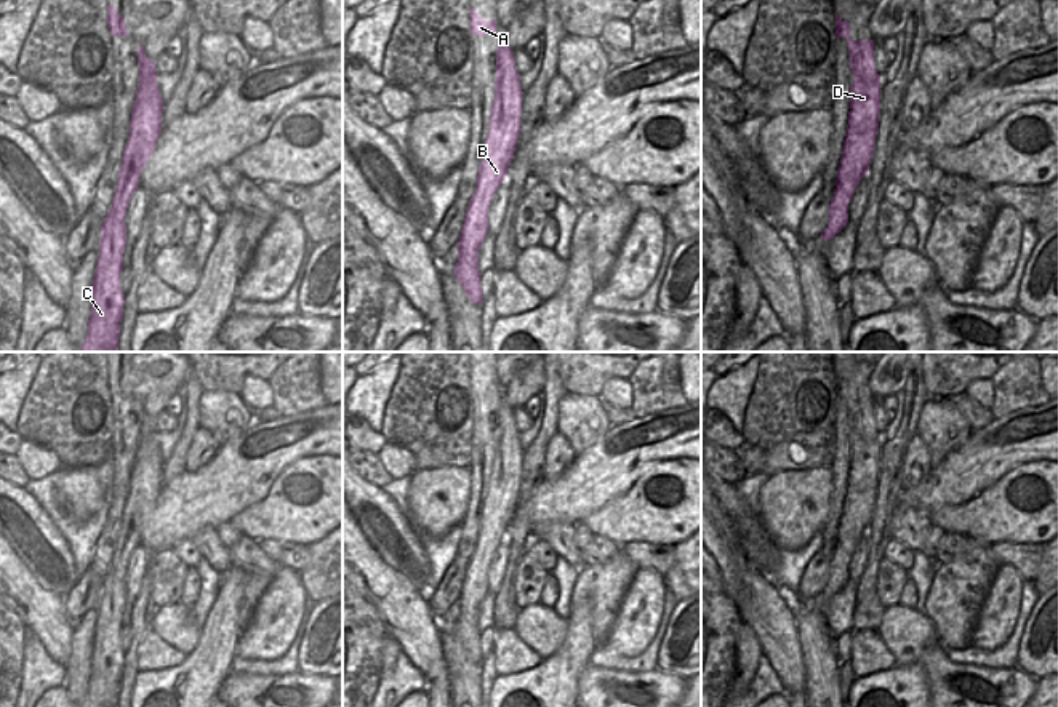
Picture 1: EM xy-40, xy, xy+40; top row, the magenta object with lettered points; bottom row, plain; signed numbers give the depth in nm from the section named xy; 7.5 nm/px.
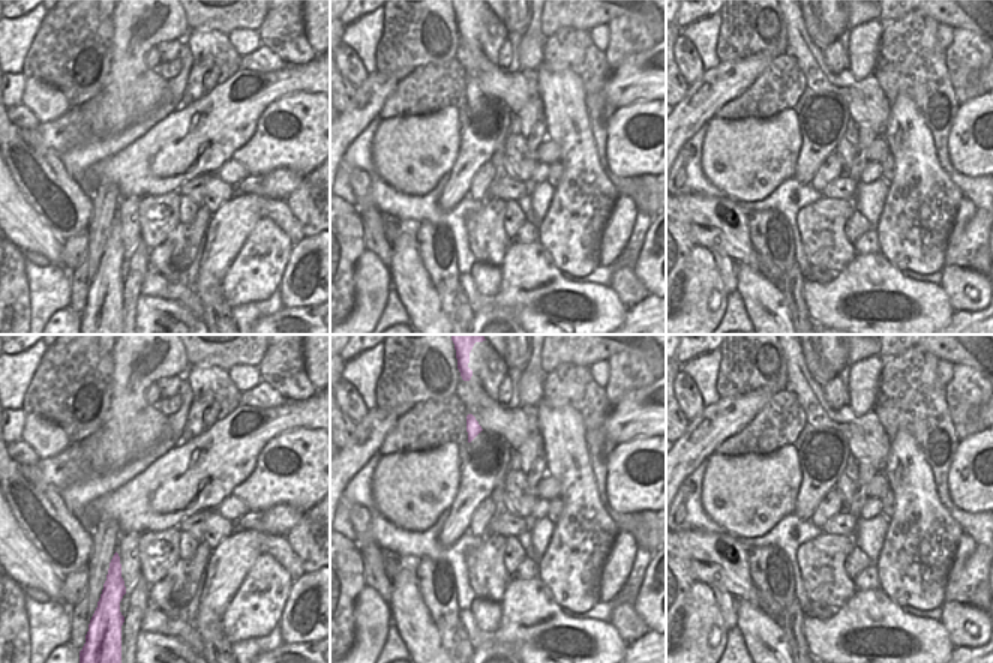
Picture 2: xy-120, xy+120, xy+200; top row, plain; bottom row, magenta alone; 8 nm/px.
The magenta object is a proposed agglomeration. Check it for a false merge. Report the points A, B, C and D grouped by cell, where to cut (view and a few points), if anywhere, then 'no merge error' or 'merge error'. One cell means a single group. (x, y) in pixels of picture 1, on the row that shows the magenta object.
A B C D | no cut | no merge error

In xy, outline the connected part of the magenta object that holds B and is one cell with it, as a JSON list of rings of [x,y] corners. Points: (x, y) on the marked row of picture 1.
[[[503,40],[496,51],[495,101],[488,125],[488,138],[482,150],[477,187],[469,200],[458,242],[456,280],[471,302],[482,306],[479,285],[479,250],[488,234],[488,206],[498,187],[507,176],[507,168],[517,150],[522,117],[520,74],[515,70],[514,51]]]

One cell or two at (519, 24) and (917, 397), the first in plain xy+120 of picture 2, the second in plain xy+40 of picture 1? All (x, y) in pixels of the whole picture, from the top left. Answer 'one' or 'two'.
two

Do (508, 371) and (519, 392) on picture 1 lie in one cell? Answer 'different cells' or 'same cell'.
different cells

